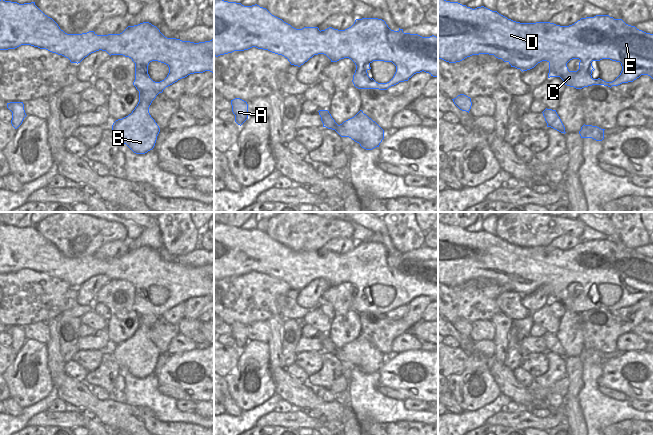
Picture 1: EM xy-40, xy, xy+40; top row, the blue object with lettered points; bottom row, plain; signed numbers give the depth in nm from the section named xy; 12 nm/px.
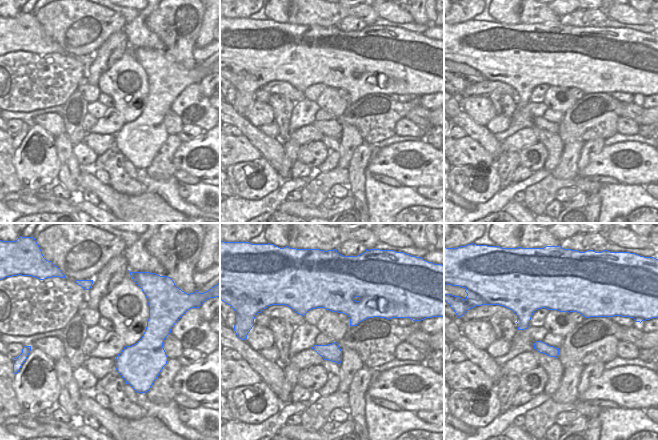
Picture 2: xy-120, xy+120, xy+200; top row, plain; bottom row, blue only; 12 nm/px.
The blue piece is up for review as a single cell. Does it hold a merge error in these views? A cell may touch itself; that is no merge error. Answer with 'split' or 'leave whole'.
leave whole

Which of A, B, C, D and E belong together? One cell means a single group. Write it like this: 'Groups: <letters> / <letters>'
Groups: A B C D E.

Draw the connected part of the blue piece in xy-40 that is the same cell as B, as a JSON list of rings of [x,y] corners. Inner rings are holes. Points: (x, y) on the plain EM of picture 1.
[[[0,224],[0,274],[15,273],[21,269],[31,269],[46,273],[52,277],[62,279],[71,287],[80,287],[89,278],[96,275],[106,275],[111,279],[129,281],[135,287],[135,304],[133,309],[139,315],[139,326],[128,340],[116,344],[112,355],[120,365],[126,368],[134,377],[145,378],[155,370],[160,352],[151,341],[149,331],[159,317],[194,297],[210,295],[214,298],[214,263],[194,267],[176,262],[165,261],[160,254],[149,246],[128,250],[120,258],[97,259],[94,255],[82,258],[67,258],[58,248],[45,239],[35,226],[19,228],[17,226]],[[158,285],[169,291],[167,301],[160,305],[153,305],[148,298],[148,289]]]

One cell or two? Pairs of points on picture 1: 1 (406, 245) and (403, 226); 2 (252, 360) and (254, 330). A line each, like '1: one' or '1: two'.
1: one
2: two

